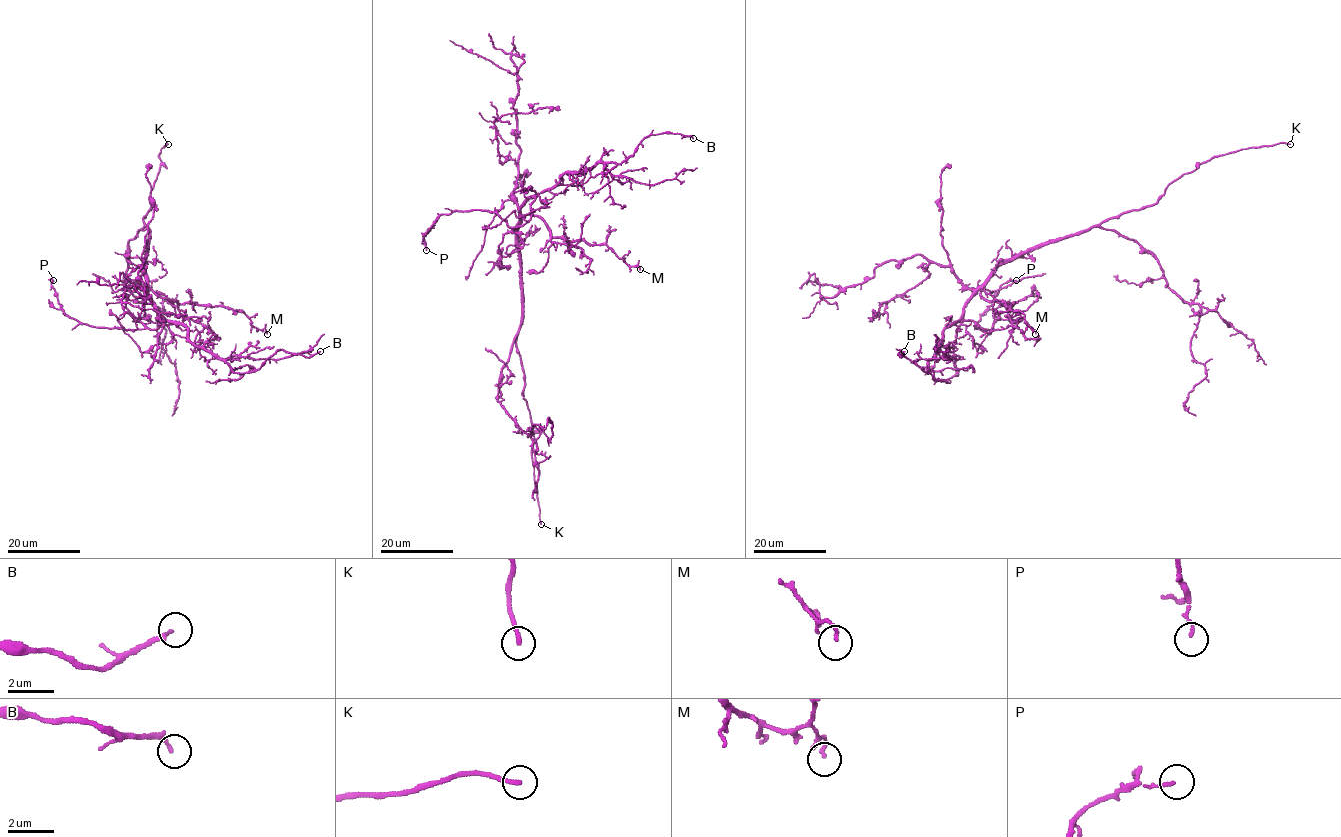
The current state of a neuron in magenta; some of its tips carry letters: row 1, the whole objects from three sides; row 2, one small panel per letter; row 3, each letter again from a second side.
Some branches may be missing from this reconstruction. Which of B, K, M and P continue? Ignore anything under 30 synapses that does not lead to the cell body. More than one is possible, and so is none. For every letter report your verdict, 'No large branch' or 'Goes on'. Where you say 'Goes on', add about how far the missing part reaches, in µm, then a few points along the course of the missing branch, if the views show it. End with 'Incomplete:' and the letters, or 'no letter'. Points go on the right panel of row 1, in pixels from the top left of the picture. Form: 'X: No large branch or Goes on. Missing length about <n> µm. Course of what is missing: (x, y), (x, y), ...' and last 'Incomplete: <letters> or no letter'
B: No large branch
K: Goes on. Missing length about 90 µm
M: No large branch
P: No large branch
Incomplete: K

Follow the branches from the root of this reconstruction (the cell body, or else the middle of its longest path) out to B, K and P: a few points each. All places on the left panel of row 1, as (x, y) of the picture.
B: (149, 239), (146, 294), (234, 372), (254, 372), (278, 350), (320, 351)
K: (149, 239), (143, 218), (151, 206), (150, 190), (161, 162), (159, 155), (168, 144)
P: (149, 239), (144, 276), (146, 294), (161, 320), (158, 328), (80, 324), (64, 313), (51, 286), (53, 280)

